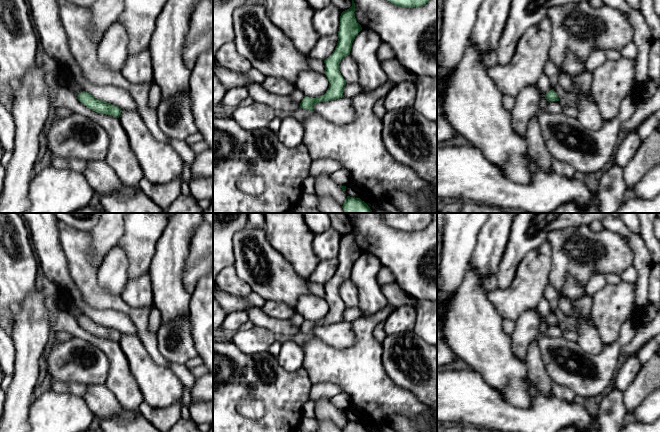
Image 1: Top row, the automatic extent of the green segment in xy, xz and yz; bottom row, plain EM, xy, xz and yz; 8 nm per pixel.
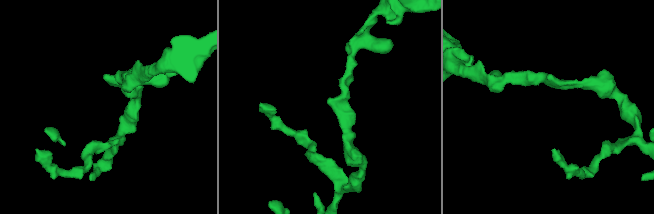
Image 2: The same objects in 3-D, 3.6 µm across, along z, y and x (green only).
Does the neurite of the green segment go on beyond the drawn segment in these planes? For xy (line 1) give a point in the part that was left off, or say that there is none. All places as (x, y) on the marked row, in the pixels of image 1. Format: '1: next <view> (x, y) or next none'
1: next none

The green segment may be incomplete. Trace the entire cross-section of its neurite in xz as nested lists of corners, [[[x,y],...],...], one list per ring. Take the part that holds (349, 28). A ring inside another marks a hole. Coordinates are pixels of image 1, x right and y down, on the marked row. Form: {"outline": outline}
{"outline": [[[352,0],[352,6],[343,11],[340,16],[340,27],[338,31],[338,43],[333,51],[333,53],[324,60],[325,72],[328,81],[329,88],[326,93],[318,98],[311,98],[305,96],[300,107],[311,112],[313,111],[313,106],[319,102],[326,102],[331,100],[336,100],[344,97],[344,88],[346,81],[339,71],[339,64],[341,60],[350,55],[352,48],[352,43],[358,33],[362,30],[361,25],[357,22],[355,18],[355,3]]]}

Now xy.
{"outline": [[[83,91],[77,95],[79,101],[87,108],[101,114],[119,118],[122,110],[115,105],[96,99],[93,95]]]}

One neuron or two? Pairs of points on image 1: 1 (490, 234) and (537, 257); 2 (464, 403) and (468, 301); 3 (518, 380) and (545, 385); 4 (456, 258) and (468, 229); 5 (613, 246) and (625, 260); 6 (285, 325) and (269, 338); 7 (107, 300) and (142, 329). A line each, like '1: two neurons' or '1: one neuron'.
1: two neurons
2: two neurons
3: two neurons
4: one neuron
5: one neuron
6: two neurons
7: one neuron

